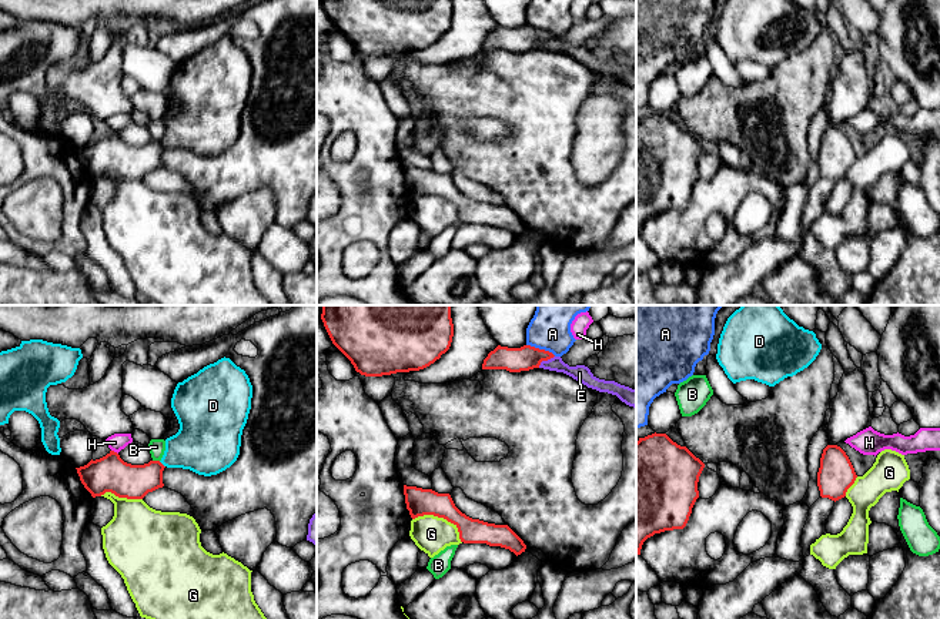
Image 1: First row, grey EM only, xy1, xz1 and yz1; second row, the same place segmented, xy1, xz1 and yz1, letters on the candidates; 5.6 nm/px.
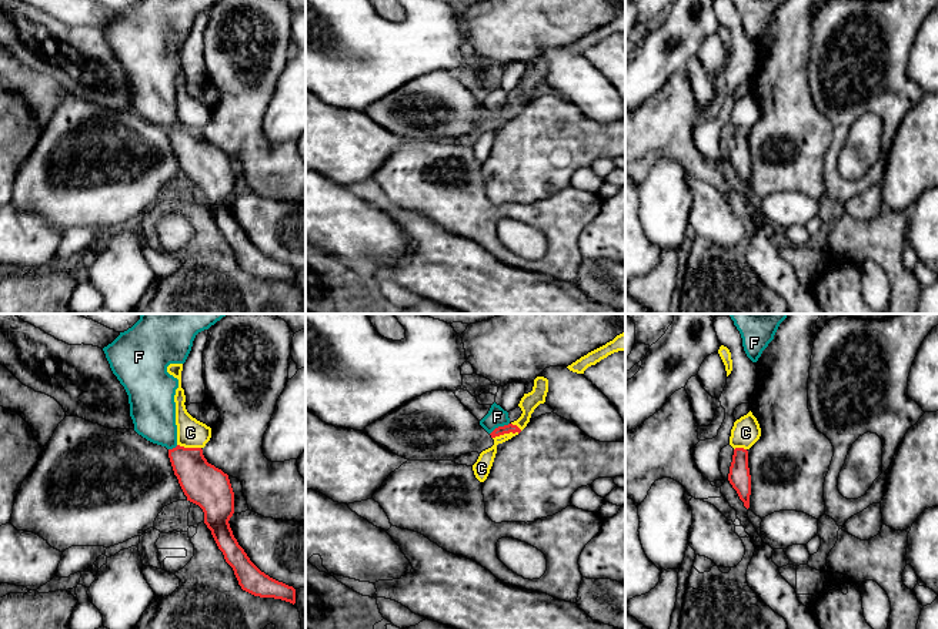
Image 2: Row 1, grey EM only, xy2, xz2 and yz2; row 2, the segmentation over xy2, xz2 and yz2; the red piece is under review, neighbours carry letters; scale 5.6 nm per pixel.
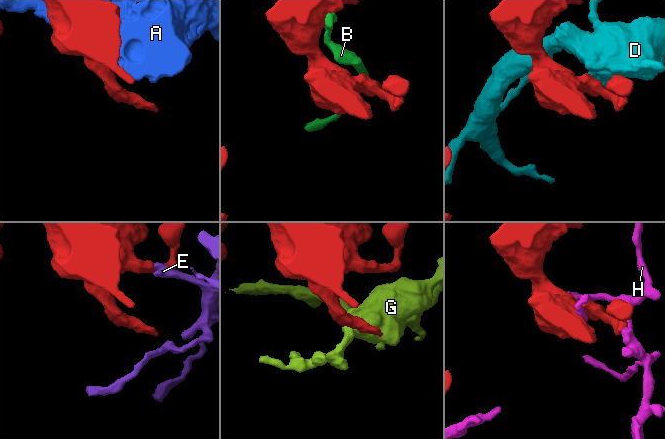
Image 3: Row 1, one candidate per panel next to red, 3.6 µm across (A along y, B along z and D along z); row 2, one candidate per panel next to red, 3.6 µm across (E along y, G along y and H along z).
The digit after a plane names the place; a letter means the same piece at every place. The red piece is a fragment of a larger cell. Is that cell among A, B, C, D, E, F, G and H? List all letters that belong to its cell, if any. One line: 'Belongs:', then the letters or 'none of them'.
Belongs: F

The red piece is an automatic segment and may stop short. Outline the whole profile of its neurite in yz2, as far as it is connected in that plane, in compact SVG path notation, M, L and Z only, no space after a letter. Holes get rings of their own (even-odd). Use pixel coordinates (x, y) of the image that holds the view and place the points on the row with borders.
M735 448L732 462L730 466L728 481L737 491L744 506L750 508L751 495L751 475L748 468L748 451L744 448Z

